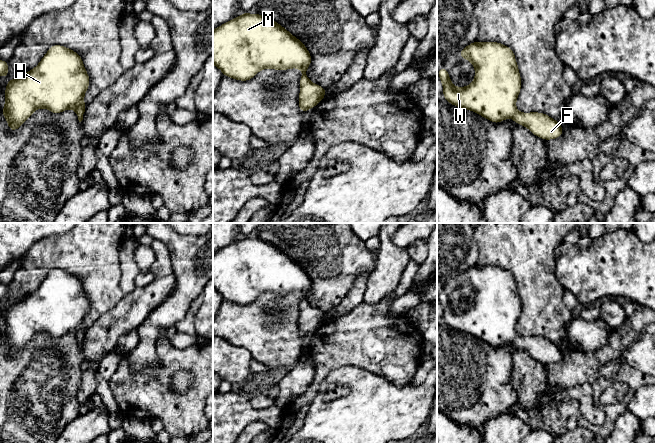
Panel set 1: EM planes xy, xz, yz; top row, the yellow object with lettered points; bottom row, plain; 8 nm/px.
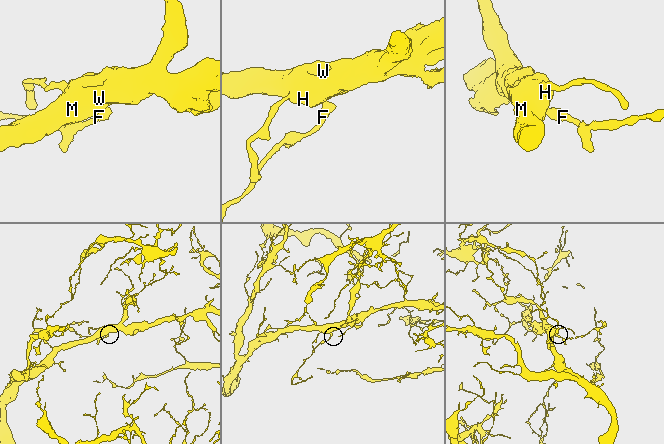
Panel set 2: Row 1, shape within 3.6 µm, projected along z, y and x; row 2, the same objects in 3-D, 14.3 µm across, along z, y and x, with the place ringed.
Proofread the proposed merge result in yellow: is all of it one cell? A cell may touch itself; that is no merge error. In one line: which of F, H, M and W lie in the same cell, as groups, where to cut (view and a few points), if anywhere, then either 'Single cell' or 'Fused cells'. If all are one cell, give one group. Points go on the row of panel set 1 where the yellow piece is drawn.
Groups: F H M W. No split. Single cell

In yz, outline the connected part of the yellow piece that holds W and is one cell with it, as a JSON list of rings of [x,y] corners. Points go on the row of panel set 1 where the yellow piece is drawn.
[[[475,41],[460,50],[460,57],[472,63],[476,74],[474,81],[467,87],[455,87],[448,71],[444,67],[439,68],[438,76],[443,85],[443,97],[450,104],[473,111],[493,123],[512,118],[515,123],[527,127],[535,136],[544,140],[562,136],[564,130],[559,121],[544,113],[522,113],[516,109],[516,101],[521,90],[521,76],[514,52],[510,47],[499,42]]]

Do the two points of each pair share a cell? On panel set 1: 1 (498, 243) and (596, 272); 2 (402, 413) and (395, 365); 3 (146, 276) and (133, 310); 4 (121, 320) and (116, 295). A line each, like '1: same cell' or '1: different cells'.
1: different cells
2: different cells
3: different cells
4: different cells

